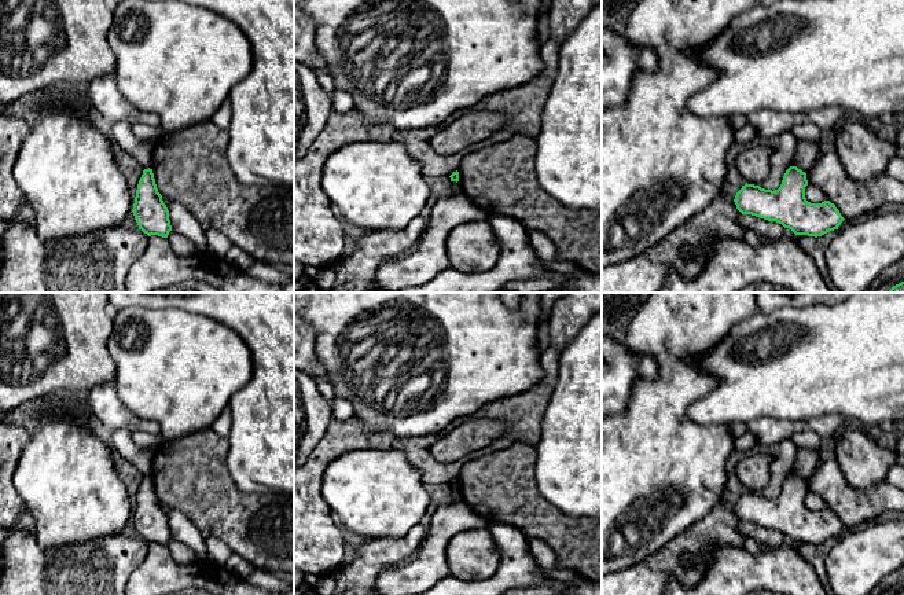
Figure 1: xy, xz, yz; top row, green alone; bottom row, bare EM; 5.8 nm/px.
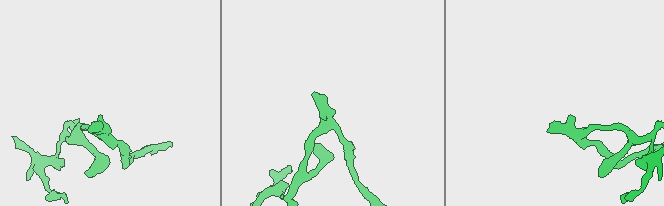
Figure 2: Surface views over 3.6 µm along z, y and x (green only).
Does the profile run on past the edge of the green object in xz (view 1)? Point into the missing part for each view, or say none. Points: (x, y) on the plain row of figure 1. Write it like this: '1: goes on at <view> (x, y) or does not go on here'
1: does not go on here

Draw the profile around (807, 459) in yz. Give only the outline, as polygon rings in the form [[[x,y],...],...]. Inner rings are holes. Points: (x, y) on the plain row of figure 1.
[[[798,448],[793,474],[797,474],[802,480],[808,481],[822,458],[823,455],[820,453],[820,451]]]

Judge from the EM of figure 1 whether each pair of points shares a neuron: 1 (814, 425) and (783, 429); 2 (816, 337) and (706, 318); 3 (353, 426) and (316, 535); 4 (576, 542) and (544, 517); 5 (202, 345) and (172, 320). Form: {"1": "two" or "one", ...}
{"1": "one", "2": "two", "3": "one", "4": "one", "5": "one"}

